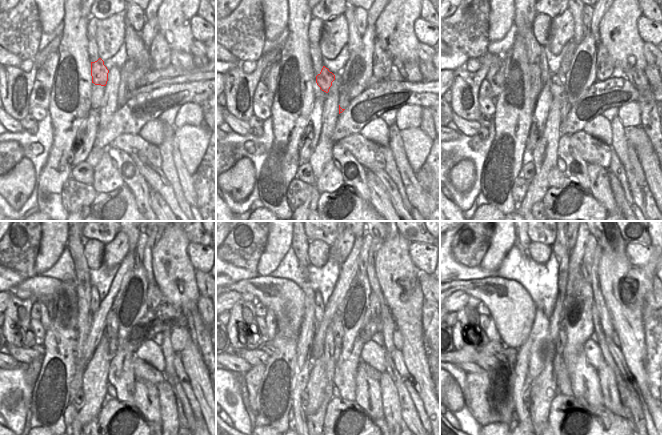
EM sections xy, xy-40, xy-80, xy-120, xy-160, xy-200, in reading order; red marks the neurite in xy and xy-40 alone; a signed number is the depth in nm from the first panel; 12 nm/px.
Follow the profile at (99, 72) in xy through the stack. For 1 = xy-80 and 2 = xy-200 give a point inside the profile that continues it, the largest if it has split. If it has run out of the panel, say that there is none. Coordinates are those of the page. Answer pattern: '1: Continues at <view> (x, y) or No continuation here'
1: Continues at xy-80 (555, 81)
2: Continues at xy-200 (561, 341)

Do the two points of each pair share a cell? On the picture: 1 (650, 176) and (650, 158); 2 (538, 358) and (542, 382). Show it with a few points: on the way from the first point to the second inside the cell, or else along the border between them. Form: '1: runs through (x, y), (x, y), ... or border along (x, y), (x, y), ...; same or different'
1: runs through (650, 172), (650, 162); same
2: border along (551, 361), (531, 384); different

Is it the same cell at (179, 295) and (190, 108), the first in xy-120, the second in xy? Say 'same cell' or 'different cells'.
different cells

